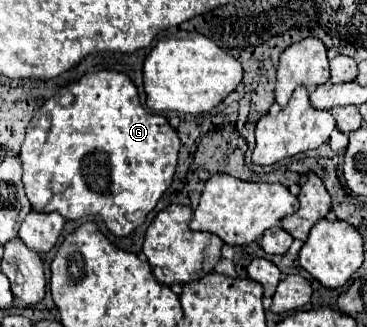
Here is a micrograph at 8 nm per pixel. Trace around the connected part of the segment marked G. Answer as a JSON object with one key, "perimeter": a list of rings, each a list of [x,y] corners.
{"perimeter":[[[109,69],[85,73],[79,81],[65,85],[61,93],[63,91],[69,91],[75,97],[69,107],[61,107],[59,97],[51,97],[29,123],[19,153],[23,161],[25,193],[33,211],[59,211],[65,219],[101,215],[113,235],[125,237],[145,221],[147,213],[153,211],[159,197],[171,185],[181,147],[179,137],[163,115],[151,113],[141,105],[137,87],[125,73]]]}

